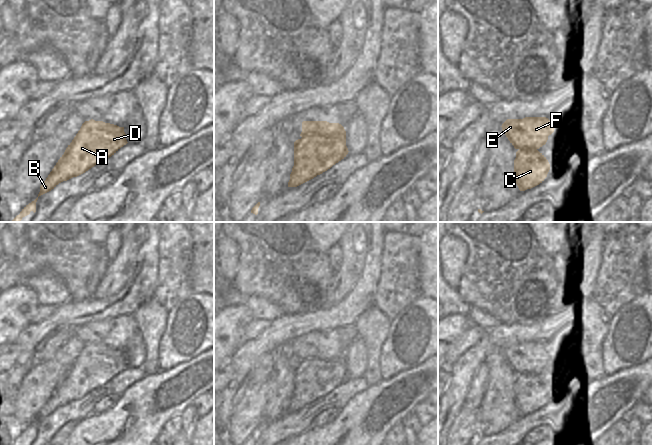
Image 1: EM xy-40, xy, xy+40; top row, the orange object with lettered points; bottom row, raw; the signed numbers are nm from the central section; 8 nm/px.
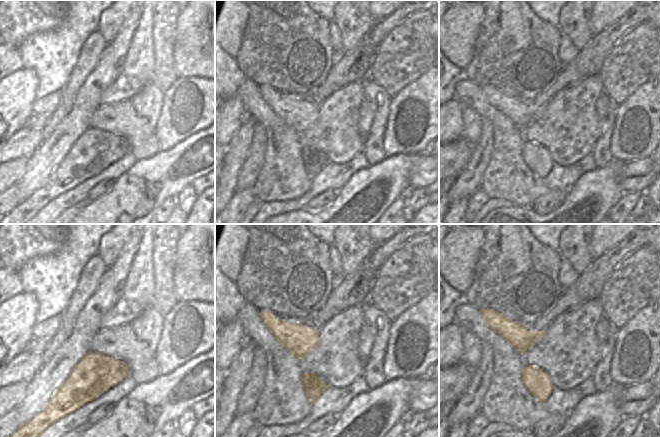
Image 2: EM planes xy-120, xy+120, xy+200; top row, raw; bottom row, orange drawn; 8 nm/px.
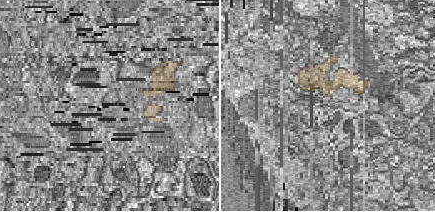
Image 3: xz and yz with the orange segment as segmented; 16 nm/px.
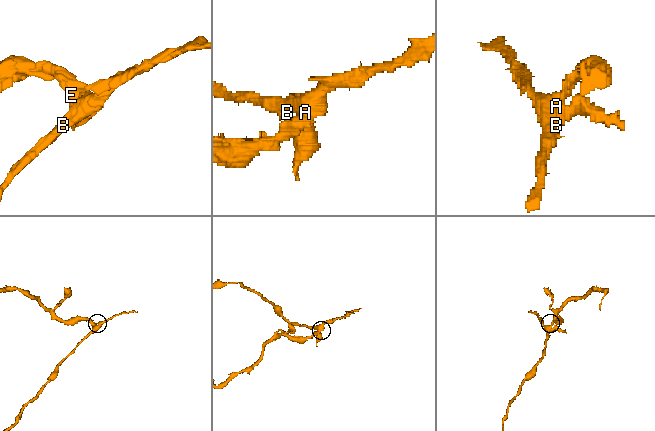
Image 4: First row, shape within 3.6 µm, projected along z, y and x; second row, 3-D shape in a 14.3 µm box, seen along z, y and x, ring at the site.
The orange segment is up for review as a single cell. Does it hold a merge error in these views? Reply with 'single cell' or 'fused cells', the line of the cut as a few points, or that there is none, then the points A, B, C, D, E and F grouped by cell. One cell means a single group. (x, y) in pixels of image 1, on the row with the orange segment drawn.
fused cells; cut in xy along (342, 126), (338, 128), (336, 134), (311, 133), (302, 137); A B C D / E F

